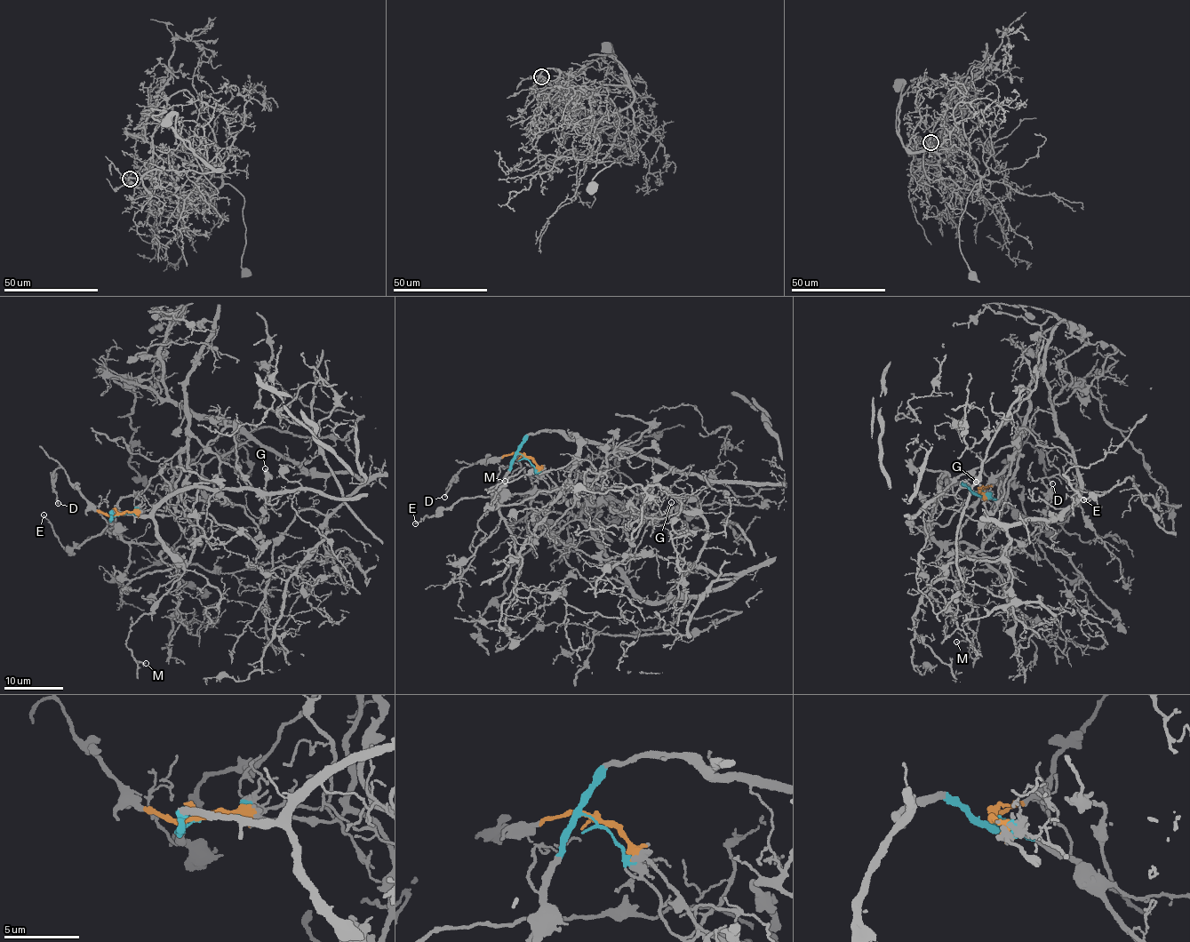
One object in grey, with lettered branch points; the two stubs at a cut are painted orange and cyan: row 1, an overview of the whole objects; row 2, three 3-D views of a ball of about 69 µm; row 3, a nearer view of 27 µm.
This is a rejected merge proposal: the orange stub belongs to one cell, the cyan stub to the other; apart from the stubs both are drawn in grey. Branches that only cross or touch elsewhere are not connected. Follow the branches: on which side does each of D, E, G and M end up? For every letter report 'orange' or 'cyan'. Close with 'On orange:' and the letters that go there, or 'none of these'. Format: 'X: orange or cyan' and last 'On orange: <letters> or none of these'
D: orange
E: orange
G: orange
M: cyan
On orange: D, E, G

